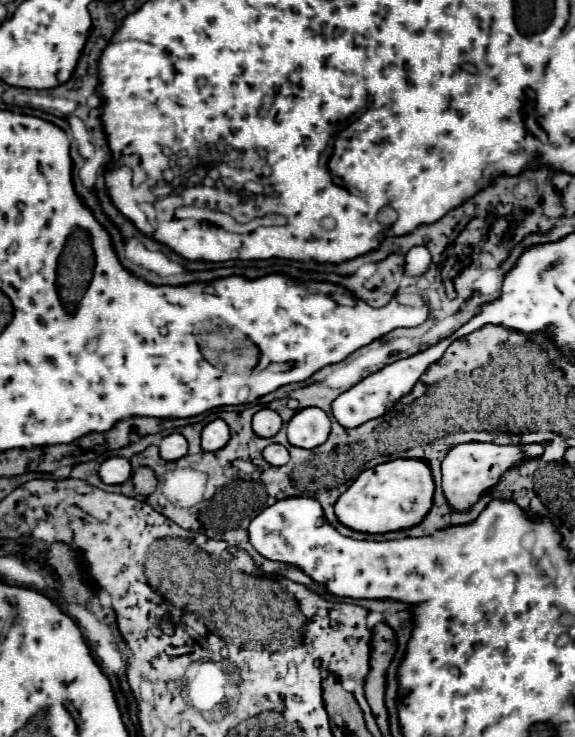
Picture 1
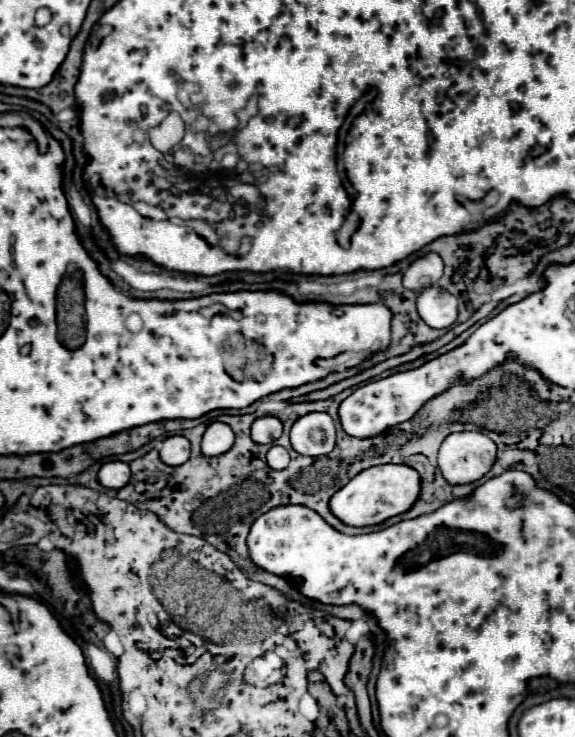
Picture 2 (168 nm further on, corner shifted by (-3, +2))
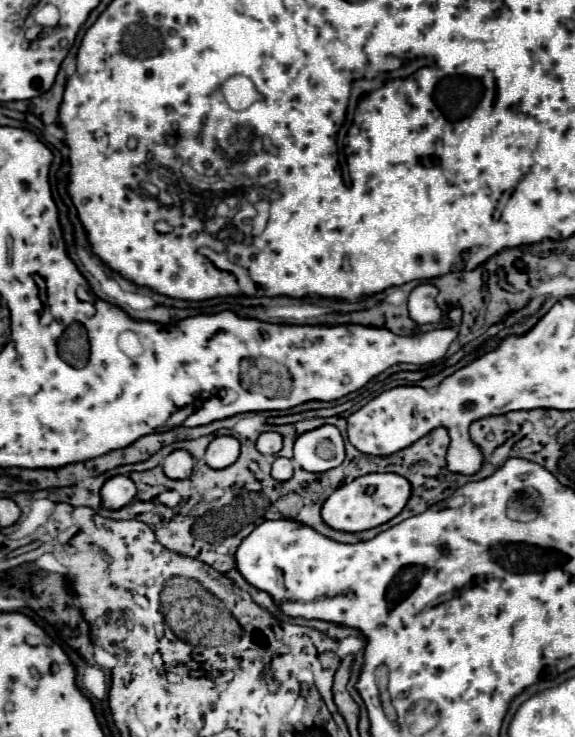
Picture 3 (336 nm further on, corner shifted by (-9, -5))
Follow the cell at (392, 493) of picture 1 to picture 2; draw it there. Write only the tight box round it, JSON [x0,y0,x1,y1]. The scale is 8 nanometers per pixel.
[330,464,420,526]

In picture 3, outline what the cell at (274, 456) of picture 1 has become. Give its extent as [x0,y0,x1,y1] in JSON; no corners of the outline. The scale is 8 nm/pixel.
[272,457,292,481]

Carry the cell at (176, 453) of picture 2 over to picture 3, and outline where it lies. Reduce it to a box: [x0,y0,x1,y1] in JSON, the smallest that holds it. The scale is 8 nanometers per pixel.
[162,449,194,479]

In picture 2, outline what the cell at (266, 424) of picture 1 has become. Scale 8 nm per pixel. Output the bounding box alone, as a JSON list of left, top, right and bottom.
[252,416,282,444]

